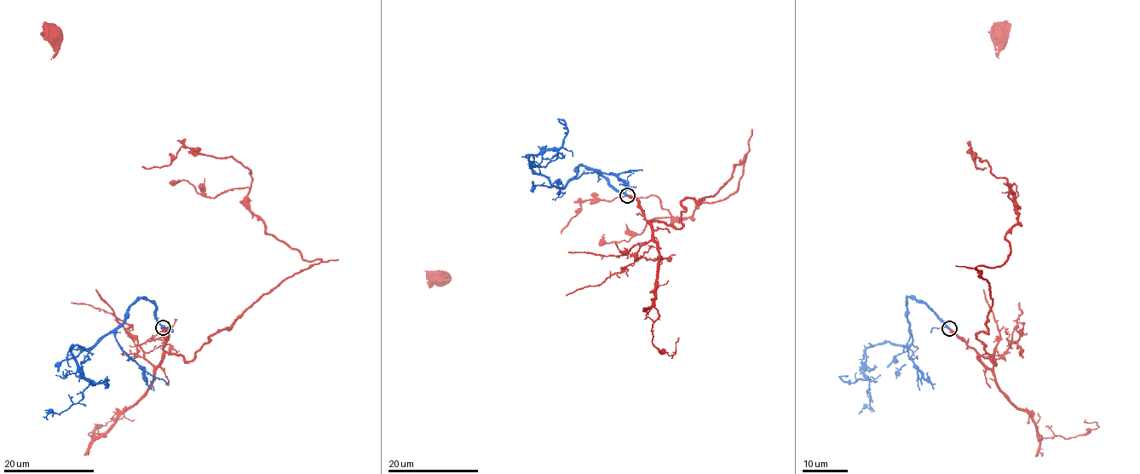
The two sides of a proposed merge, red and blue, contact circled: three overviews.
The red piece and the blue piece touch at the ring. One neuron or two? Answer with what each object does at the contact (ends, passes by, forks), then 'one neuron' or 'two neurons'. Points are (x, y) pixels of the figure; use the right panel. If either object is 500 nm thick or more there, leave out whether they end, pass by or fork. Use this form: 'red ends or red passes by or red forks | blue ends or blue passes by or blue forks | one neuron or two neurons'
red ends | blue passes by | one neuron

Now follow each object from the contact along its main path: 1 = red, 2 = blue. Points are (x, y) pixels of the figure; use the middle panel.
1: (628, 196), (680, 229), (745, 157), (736, 191), (682, 220), (655, 196), (582, 202), (561, 234), (436, 274)
2: (628, 196), (580, 164), (564, 187), (554, 186), (532, 170), (531, 156), (556, 151), (545, 166), (527, 164)

